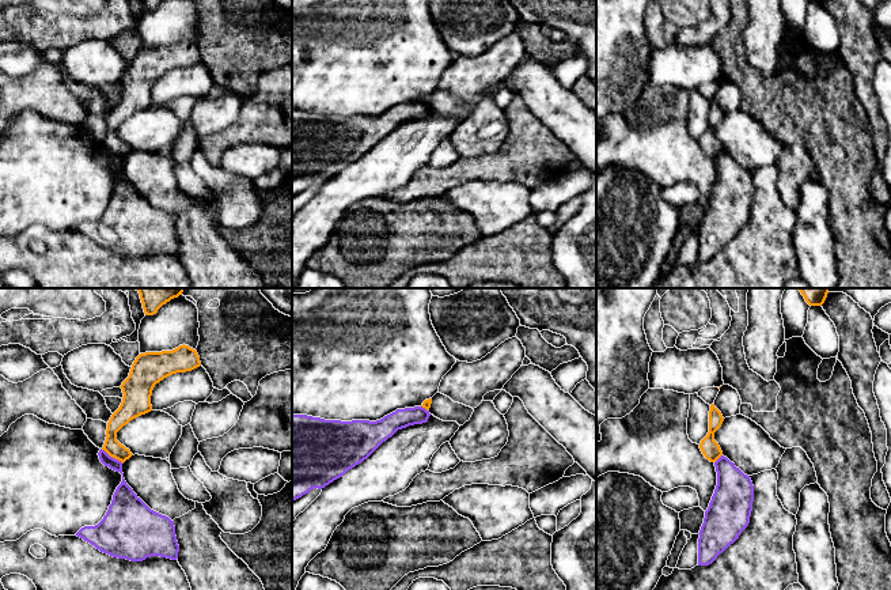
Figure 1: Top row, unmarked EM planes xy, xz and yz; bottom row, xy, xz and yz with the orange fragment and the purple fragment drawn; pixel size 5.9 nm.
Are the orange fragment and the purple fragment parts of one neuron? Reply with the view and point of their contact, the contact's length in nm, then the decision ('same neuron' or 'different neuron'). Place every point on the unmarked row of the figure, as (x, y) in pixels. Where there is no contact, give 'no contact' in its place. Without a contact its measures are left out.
contact xy (112, 151); length 160 nm; different neuron

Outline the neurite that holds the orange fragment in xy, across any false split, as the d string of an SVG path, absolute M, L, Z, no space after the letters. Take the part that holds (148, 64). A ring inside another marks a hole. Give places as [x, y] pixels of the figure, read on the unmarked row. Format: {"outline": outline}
{"outline": "M185 39L172 46L140 49L132 60L129 72L120 82L124 88L122 98L107 118L102 145L122 159L129 155L133 150L117 136L117 128L130 116L152 106L151 91L156 79L200 61L197 46Z"}

